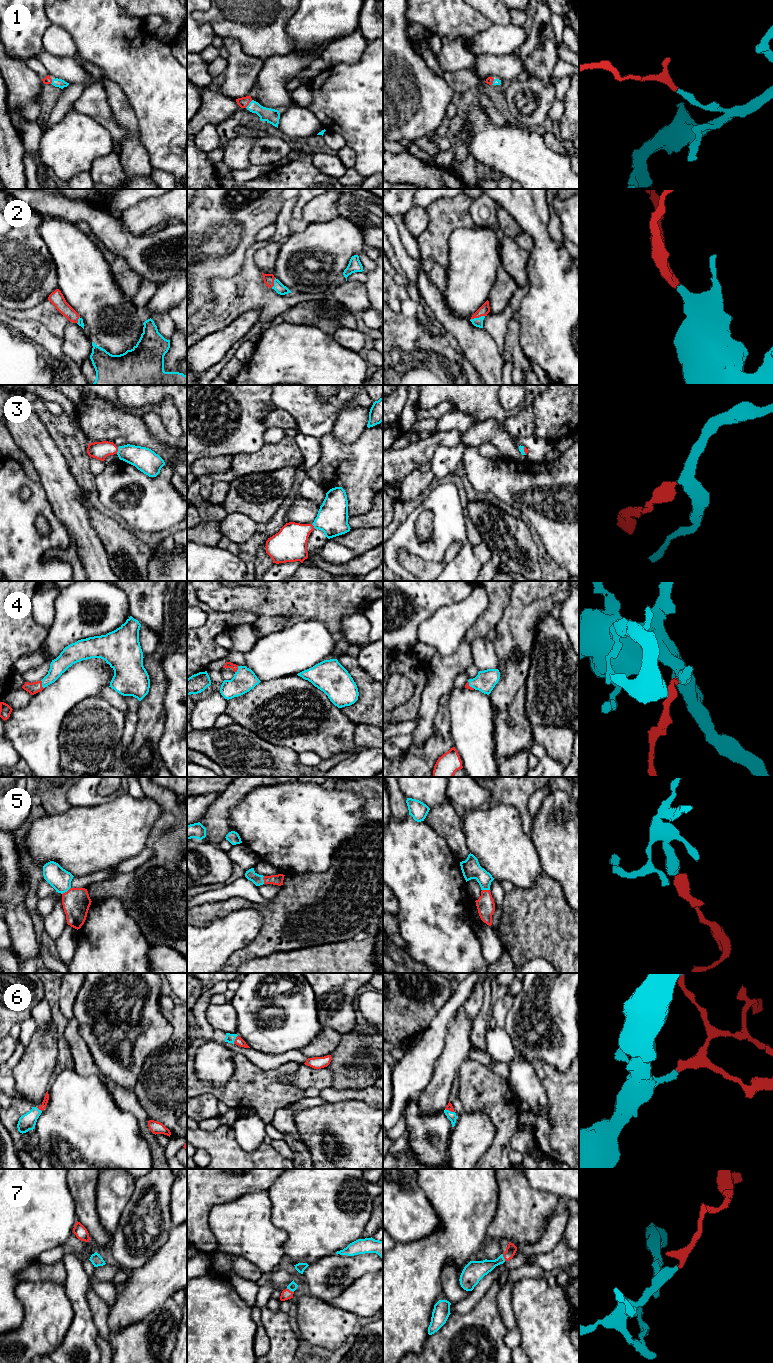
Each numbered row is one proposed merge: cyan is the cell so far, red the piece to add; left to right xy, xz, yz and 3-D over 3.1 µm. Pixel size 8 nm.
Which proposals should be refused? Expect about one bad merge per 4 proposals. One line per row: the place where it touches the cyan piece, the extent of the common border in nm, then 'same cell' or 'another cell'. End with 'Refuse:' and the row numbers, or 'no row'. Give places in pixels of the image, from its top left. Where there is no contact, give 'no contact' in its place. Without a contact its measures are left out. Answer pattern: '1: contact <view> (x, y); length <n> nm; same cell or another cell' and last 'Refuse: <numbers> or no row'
1: contact xz (249, 103); length 80 nm; same cell
2: contact yz (477, 318); length 130 nm; same cell
3: contact xy (118, 450); length 60 nm; same cell
4: contact xy (42, 684); length 80 nm; same cell
5: contact xy (66, 891); length 90 nm; same cell
6: contact xz (235, 1038); length 80 nm; same cell
7: contact xz (290, 1290); length 70 nm; same cell
Refuse: no row

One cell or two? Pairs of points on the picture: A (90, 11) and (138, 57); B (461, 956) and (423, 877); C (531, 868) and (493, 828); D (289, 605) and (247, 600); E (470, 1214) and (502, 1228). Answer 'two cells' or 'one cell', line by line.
A: one cell
B: one cell
C: one cell
D: one cell
E: two cells

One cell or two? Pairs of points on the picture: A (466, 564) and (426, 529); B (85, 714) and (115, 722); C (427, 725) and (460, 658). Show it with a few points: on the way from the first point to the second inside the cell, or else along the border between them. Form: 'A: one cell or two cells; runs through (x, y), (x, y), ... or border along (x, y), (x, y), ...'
A: two cells; border along (432, 511), (432, 537), (427, 541), (421, 542)
B: one cell; runs through (92, 721), (108, 722)
C: one cell; runs through (428, 708), (430, 695), (443, 675)

